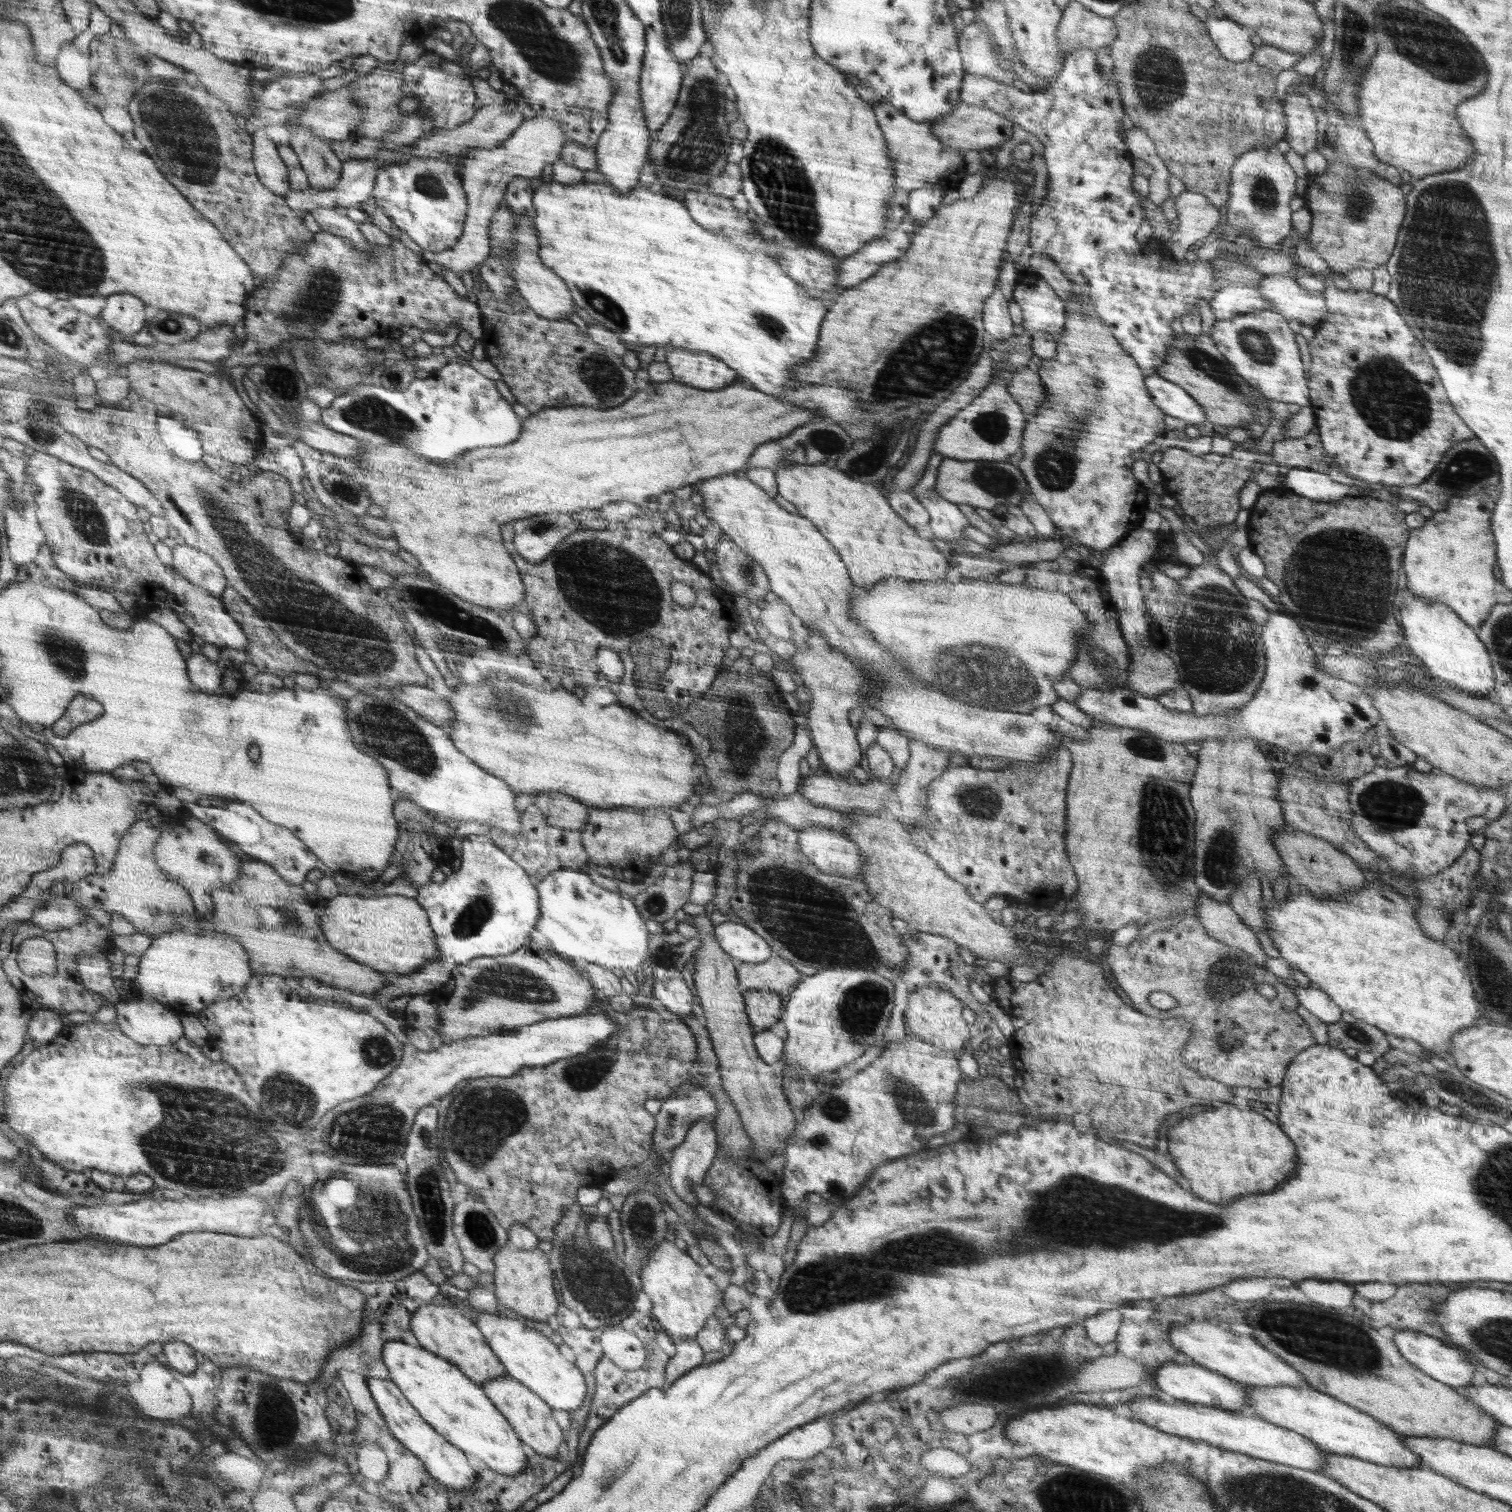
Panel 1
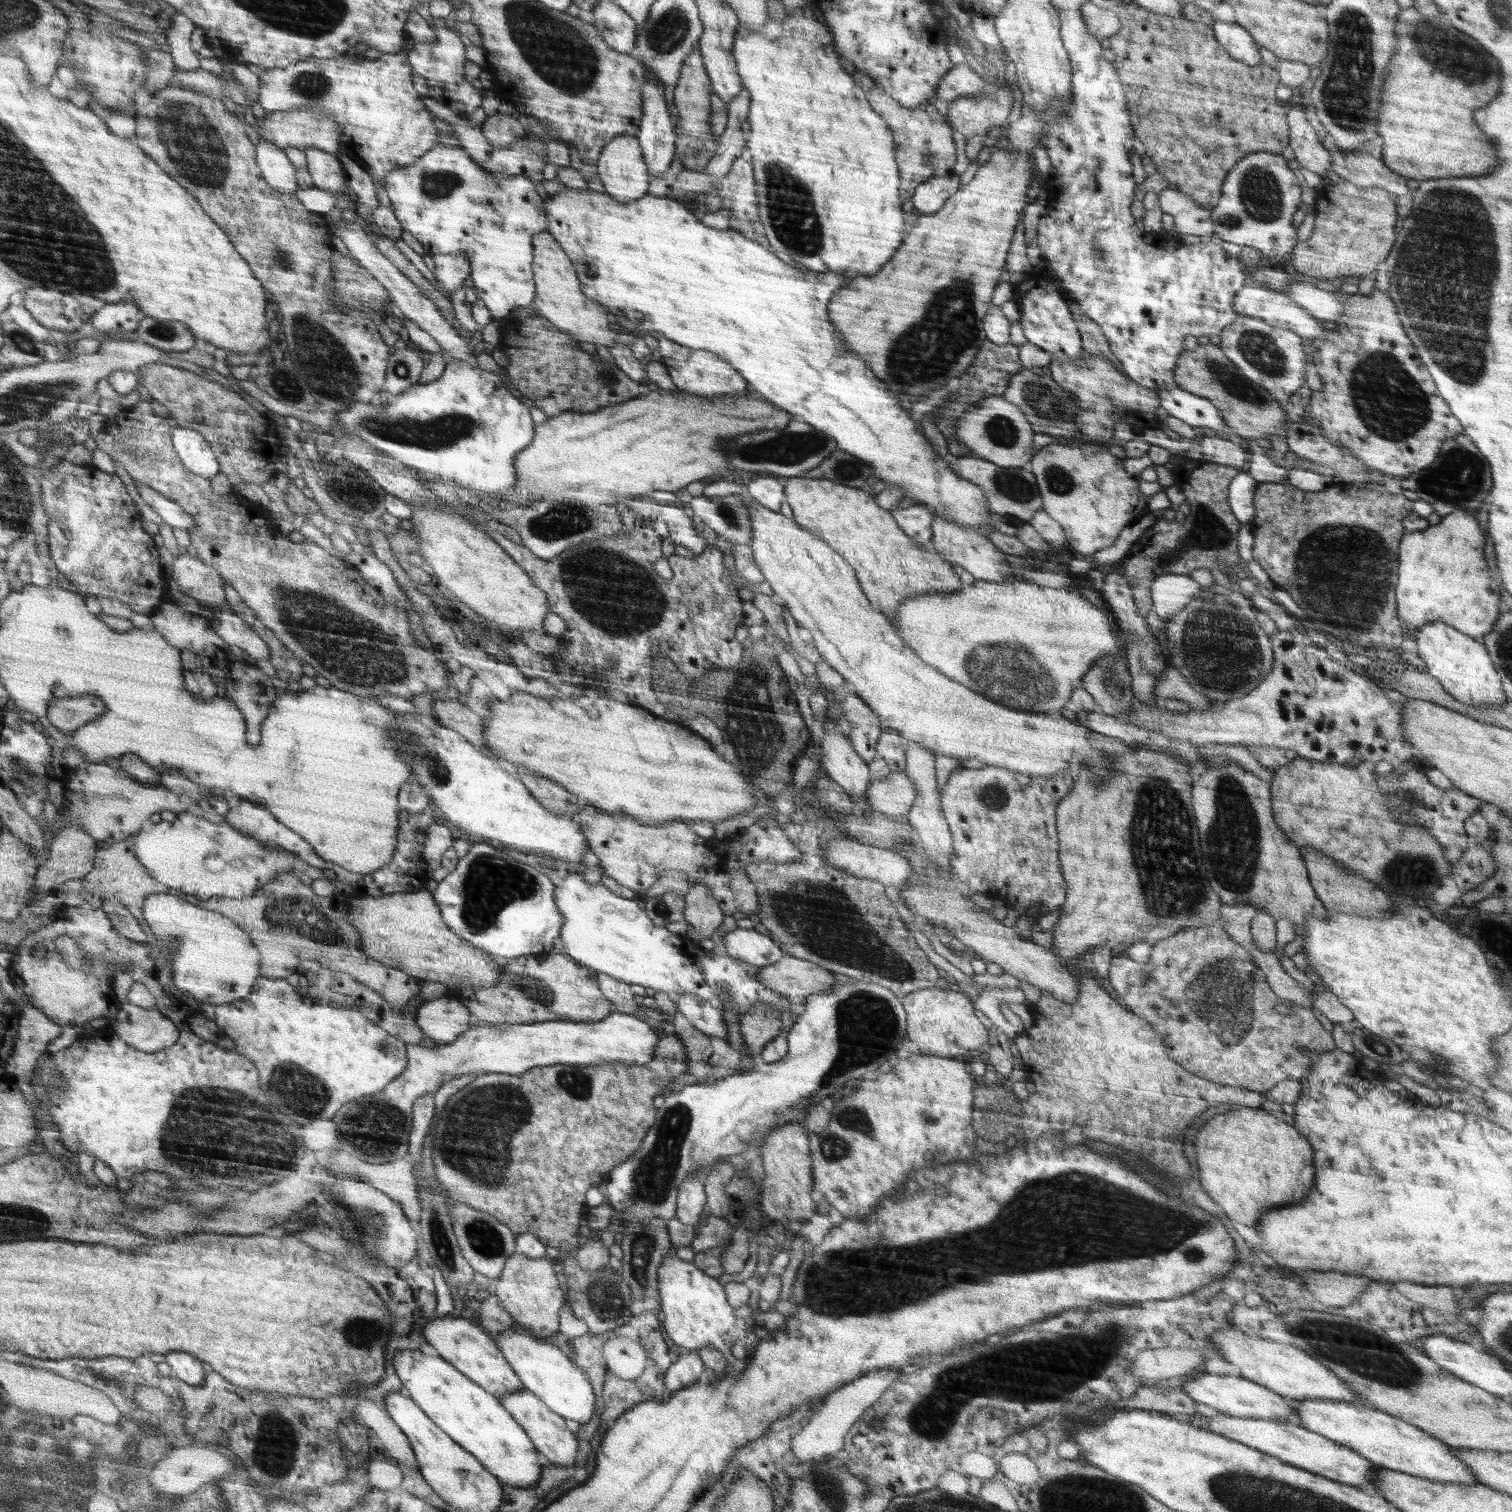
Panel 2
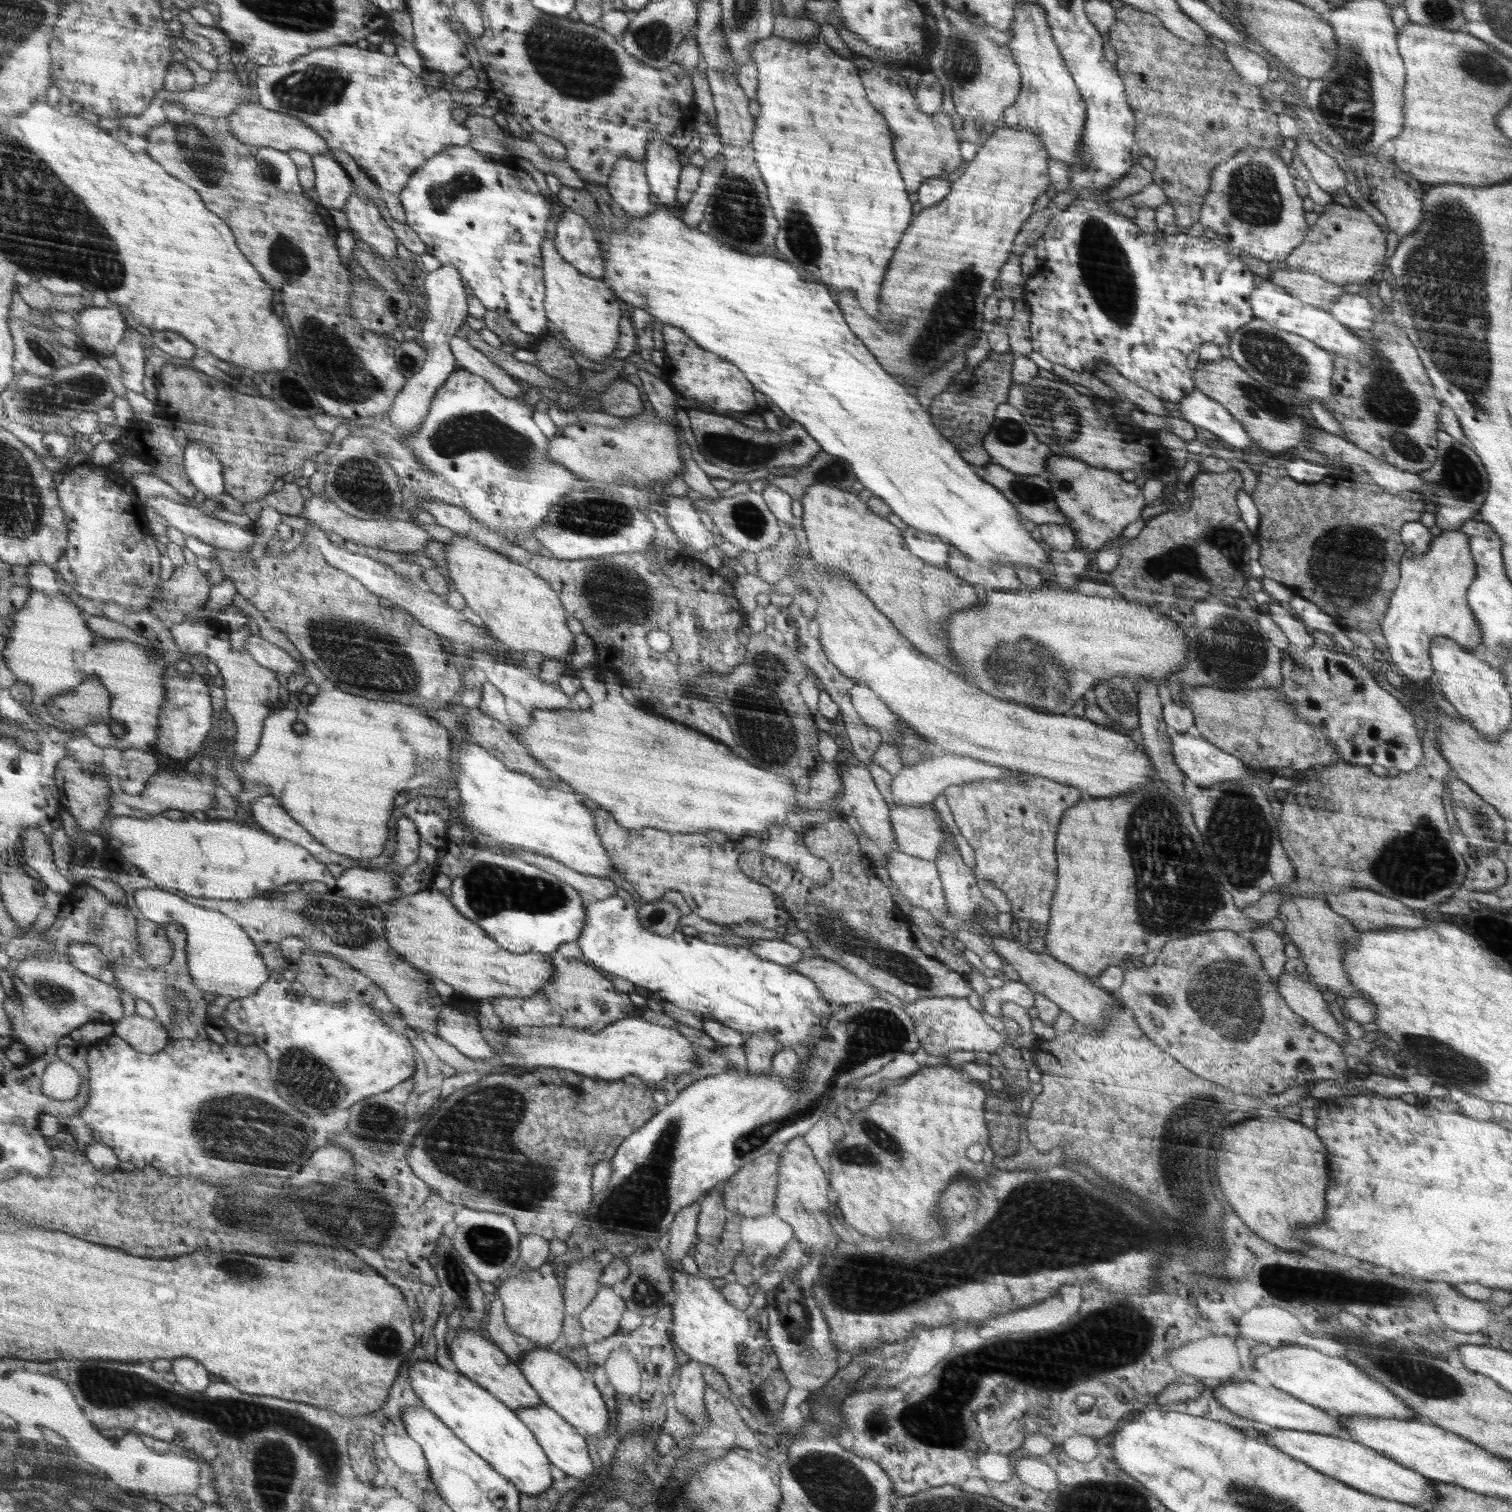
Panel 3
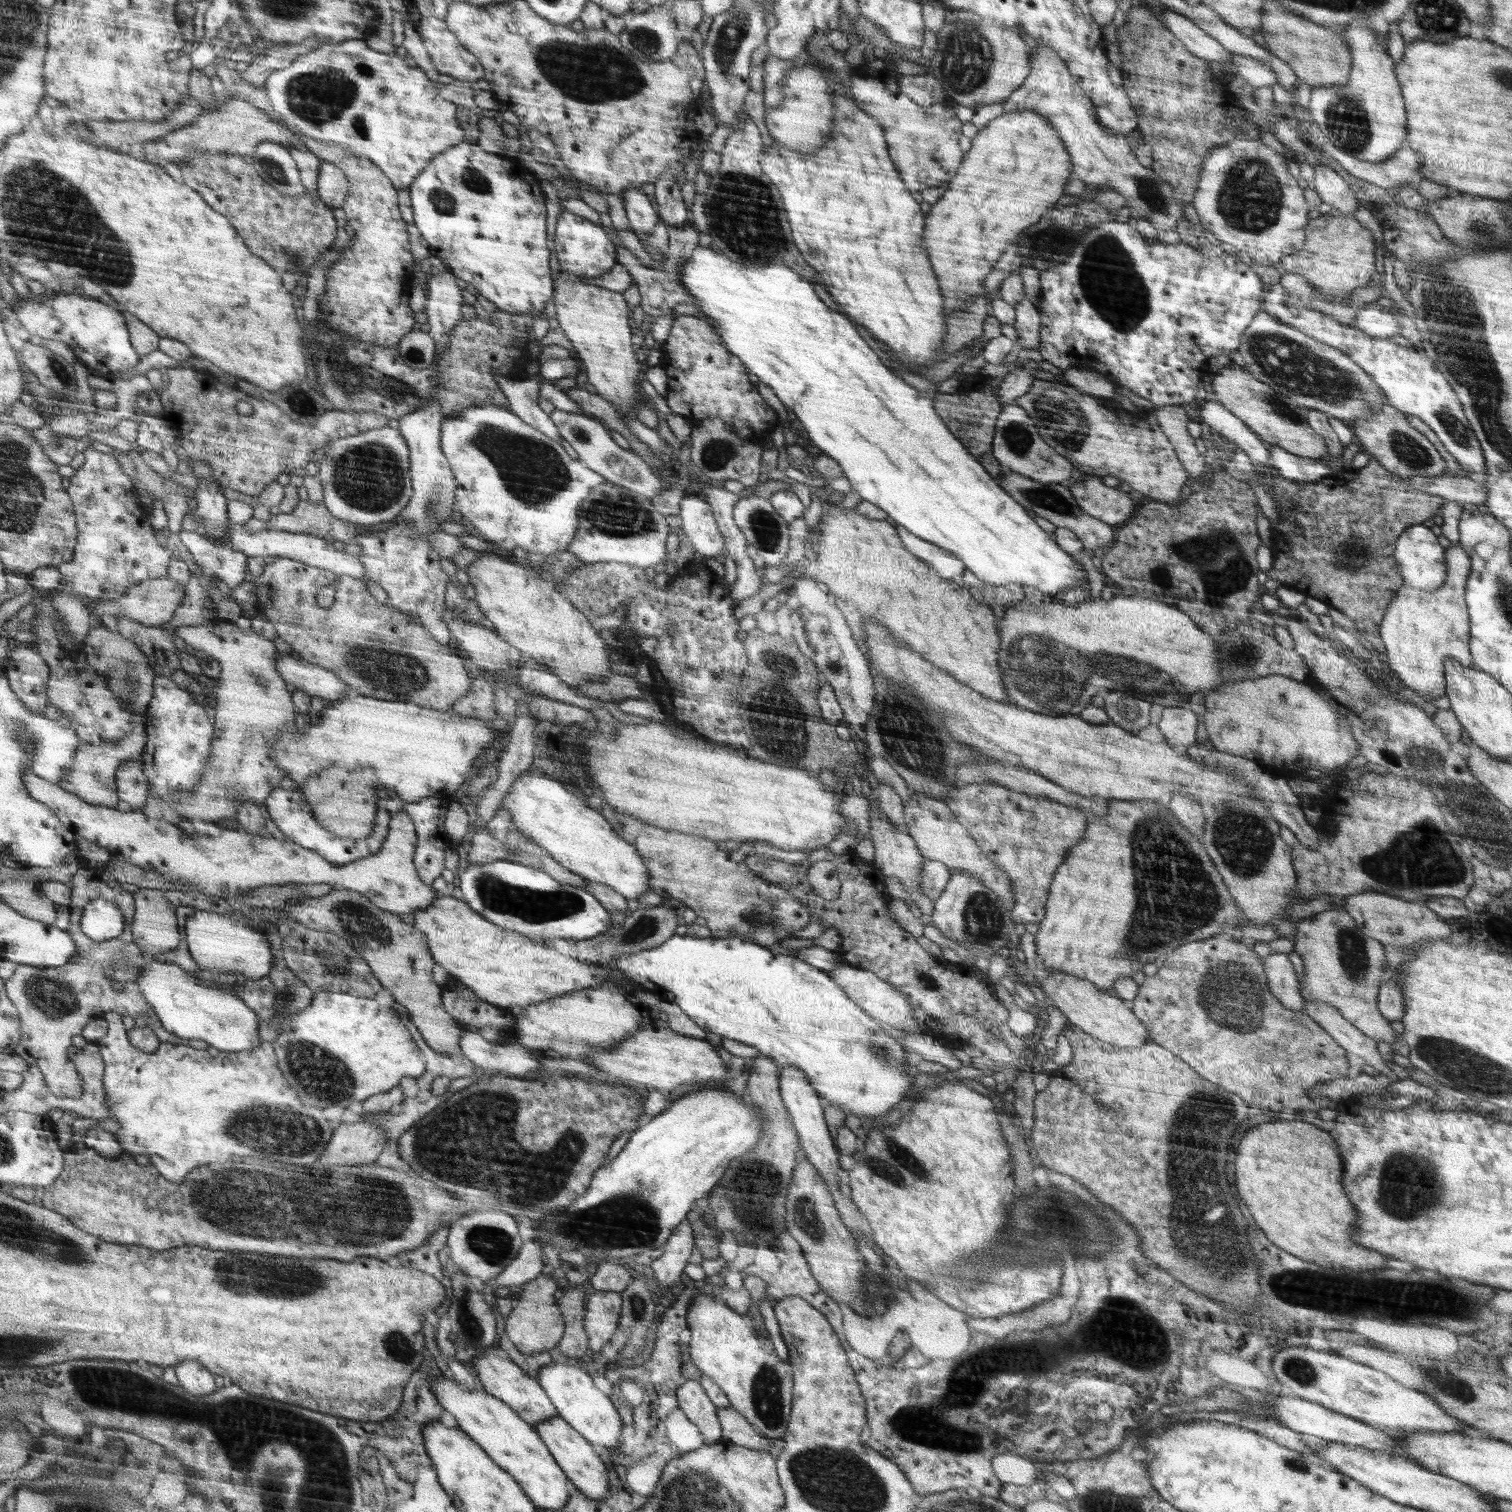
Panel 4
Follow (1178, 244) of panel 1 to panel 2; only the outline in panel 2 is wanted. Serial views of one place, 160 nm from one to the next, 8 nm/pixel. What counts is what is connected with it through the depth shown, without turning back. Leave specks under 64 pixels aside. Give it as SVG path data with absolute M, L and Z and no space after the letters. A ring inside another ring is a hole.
M1167 189L1158 194L1158 202L1163 213L1174 218L1173 230L1180 235L1194 235L1202 239L1210 239L1214 235L1210 211L1192 202L1190 196Z

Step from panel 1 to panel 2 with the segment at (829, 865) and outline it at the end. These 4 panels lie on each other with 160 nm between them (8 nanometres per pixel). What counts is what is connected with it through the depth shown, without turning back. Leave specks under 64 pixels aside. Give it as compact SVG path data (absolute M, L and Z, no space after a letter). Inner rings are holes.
M832 839L825 844L825 860L838 869L845 870L856 878L877 879L886 886L904 890L911 875L909 862L892 849L862 844L855 839Z

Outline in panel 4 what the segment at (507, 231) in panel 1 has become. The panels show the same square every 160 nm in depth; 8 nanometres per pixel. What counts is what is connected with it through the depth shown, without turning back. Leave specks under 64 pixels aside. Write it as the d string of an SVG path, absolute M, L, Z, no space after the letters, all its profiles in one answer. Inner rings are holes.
M560 269L557 276L553 296L556 320L584 363L589 387L614 404L621 414L631 417L633 410L642 405L636 386L642 369L632 352L632 330L628 326L628 304L624 296L621 292L579 281L567 270Z

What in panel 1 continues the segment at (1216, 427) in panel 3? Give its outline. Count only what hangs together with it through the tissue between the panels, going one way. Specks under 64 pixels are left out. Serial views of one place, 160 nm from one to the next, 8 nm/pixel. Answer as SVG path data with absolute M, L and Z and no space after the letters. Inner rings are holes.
M1154 374L1148 376L1145 385L1153 397L1153 402L1166 411L1168 416L1181 418L1186 423L1192 422L1198 425L1206 420L1204 409L1177 384Z

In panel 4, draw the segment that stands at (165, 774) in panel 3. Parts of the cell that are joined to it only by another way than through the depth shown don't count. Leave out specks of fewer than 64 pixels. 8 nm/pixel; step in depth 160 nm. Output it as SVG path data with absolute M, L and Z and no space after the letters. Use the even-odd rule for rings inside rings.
M233 622L184 626L176 631L187 644L208 653L223 668L217 690L217 739L212 746L209 765L192 800L164 800L151 792L144 810L151 817L177 825L182 818L200 818L212 822L220 818L232 820L238 812L238 798L261 807L270 794L279 788L278 782L287 776L285 770L273 762L273 744L281 732L296 730L293 698L290 698L286 682L277 670L280 654L272 640L254 631L240 631Z

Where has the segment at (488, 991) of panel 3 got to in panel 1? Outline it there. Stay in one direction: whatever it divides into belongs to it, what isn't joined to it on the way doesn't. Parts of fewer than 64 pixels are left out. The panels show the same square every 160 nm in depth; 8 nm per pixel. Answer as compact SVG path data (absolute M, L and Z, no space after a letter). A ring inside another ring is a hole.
M339 894L327 899L319 911L326 942L346 956L380 972L408 974L439 957L429 915L417 899L402 895Z

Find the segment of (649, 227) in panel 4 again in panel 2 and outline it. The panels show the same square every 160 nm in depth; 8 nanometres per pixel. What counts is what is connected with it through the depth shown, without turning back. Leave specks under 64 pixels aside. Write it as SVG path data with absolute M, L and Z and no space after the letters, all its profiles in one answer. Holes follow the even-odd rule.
M620 133L602 149L597 162L598 176L606 189L606 193L616 202L630 204L648 192L648 174L642 154L641 143L636 135Z

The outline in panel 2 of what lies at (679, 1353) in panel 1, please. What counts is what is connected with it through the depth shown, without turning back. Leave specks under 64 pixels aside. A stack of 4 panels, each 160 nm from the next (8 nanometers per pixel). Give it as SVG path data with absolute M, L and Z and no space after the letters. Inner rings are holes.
M682 1350L679 1357L673 1361L665 1372L666 1394L664 1399L670 1398L682 1387L687 1387L699 1381L704 1368L699 1351Z

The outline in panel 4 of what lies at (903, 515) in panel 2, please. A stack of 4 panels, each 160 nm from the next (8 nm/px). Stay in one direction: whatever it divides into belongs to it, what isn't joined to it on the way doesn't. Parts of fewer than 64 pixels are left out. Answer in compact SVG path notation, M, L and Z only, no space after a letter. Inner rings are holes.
M898 524L897 530L901 541L912 554L929 563L942 578L956 582L960 581L961 574L966 570L960 557L950 551L944 550L935 543L912 534L900 524Z

